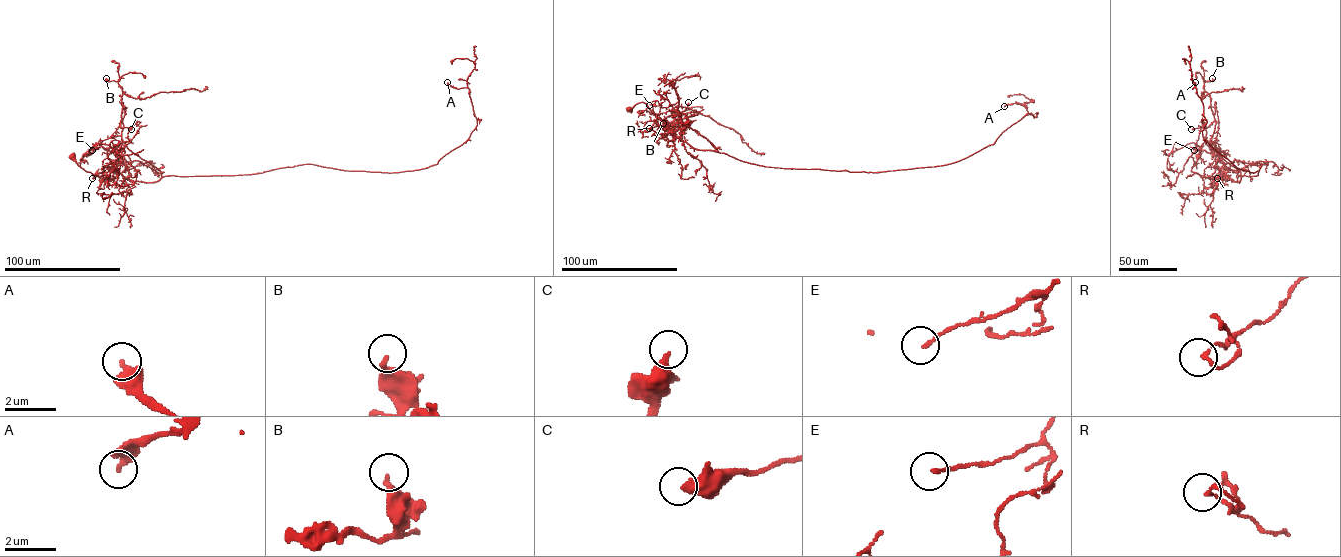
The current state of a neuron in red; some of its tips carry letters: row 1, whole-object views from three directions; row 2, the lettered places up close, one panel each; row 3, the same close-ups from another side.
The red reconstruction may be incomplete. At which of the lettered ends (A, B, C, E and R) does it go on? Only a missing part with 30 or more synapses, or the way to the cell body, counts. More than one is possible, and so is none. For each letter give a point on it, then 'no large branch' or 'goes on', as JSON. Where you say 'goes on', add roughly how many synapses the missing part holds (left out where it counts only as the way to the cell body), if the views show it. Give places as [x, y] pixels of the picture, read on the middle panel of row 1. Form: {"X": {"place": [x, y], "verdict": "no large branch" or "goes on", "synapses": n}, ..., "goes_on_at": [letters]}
{"A": {"place": [1004, 106], "verdict": "no large branch"}, "B": {"place": [663, 123], "verdict": "no large branch"}, "C": {"place": [688, 102], "verdict": "no large branch"}, "E": {"place": [649, 105], "verdict": "no large branch"}, "R": {"place": [649, 128], "verdict": "no large branch"}, "goes_on_at": []}

